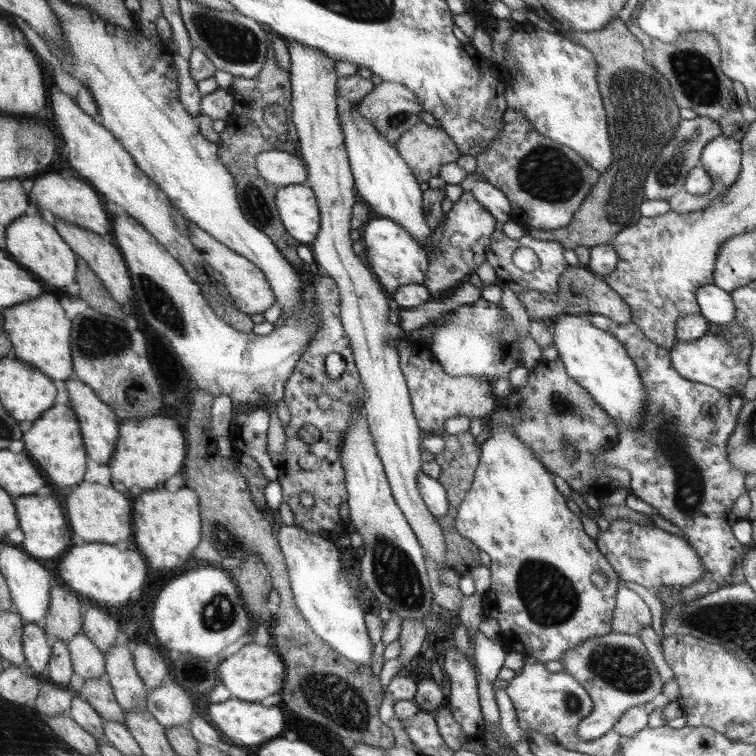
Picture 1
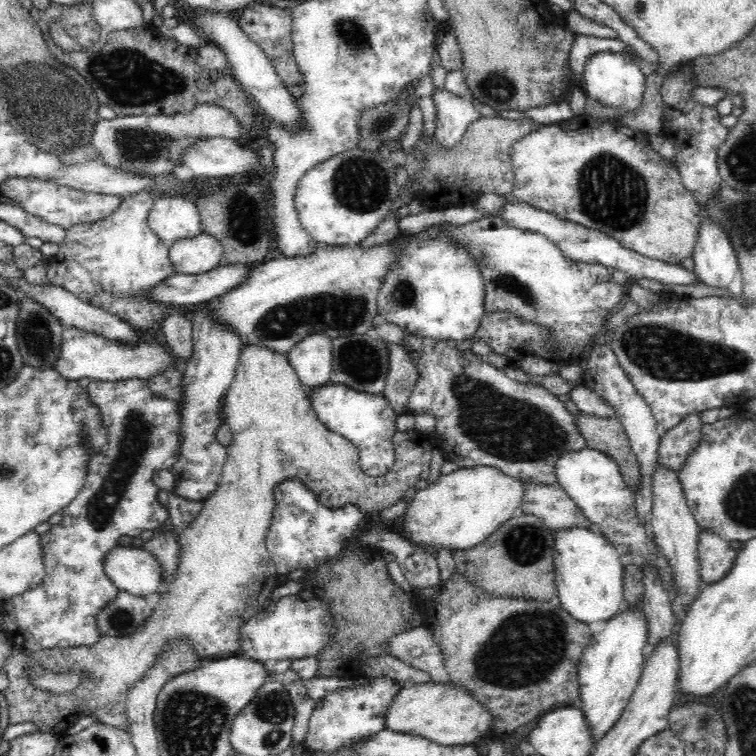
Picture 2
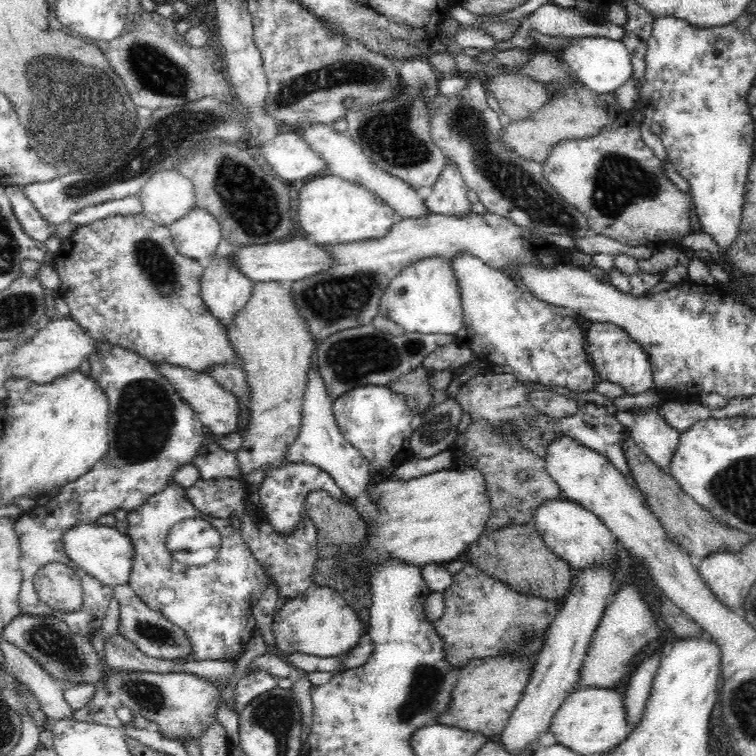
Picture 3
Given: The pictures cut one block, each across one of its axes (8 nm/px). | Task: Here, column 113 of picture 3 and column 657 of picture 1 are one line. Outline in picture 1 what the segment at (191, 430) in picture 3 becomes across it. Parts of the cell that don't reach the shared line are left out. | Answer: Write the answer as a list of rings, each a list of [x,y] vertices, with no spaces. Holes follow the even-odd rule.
[[[592,313],[587,317],[593,325],[596,325],[596,328],[612,333],[624,348],[627,348],[642,374],[643,386],[648,396],[644,428],[620,432],[616,446],[596,456],[596,464],[602,467],[608,464],[631,472],[629,486],[631,494],[650,504],[660,516],[672,522],[674,526],[678,526],[688,544],[691,544],[703,558],[703,564],[707,566],[707,574],[698,584],[678,588],[680,603],[702,599],[728,585],[746,583],[746,574],[743,572],[744,544],[734,534],[734,525],[740,518],[732,513],[731,508],[734,502],[748,490],[744,484],[747,474],[746,471],[731,463],[730,453],[727,451],[727,444],[739,424],[740,410],[746,400],[742,395],[728,396],[727,393],[719,392],[711,385],[688,380],[674,367],[670,350],[648,339],[639,325],[620,324],[605,316]]]

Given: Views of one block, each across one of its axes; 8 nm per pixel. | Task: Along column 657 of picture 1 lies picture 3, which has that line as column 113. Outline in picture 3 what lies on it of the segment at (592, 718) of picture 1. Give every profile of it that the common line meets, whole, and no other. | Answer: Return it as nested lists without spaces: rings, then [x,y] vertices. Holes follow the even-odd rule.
[[[30,613],[19,615],[12,620],[11,624],[5,626],[3,631],[4,640],[15,644],[17,648],[26,652],[36,663],[53,679],[59,680],[65,687],[76,686],[76,684],[86,684],[89,682],[94,686],[102,684],[102,664],[106,668],[106,692],[116,696],[118,702],[122,702],[123,706],[132,710],[133,714],[140,714],[146,720],[156,723],[156,730],[163,736],[169,736],[171,739],[181,740],[182,744],[186,739],[200,739],[200,736],[208,730],[210,724],[216,722],[216,708],[221,698],[221,688],[210,682],[202,680],[193,674],[184,674],[176,672],[174,674],[160,674],[157,672],[136,671],[132,672],[112,672],[106,666],[107,660],[104,660],[92,646],[90,638],[81,636],[79,633],[71,632],[71,629],[58,617],[48,616],[32,616]]]

